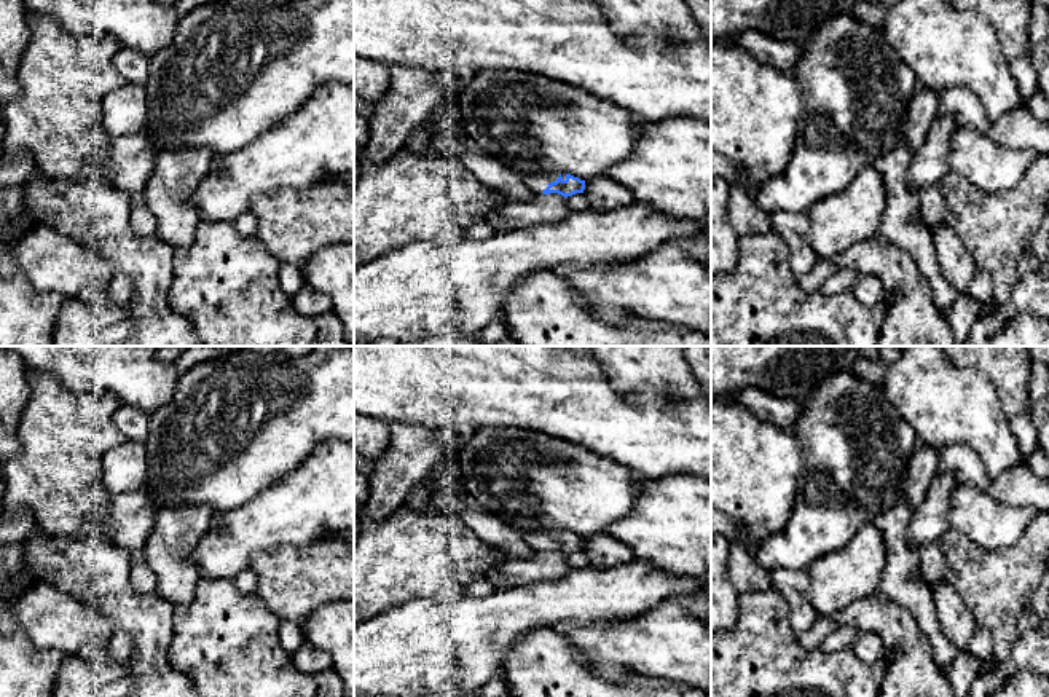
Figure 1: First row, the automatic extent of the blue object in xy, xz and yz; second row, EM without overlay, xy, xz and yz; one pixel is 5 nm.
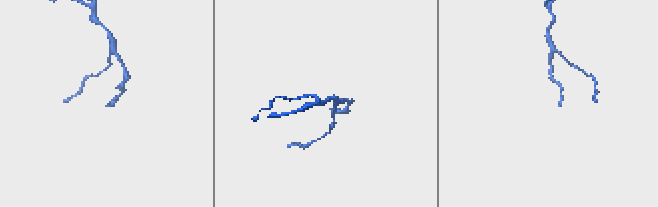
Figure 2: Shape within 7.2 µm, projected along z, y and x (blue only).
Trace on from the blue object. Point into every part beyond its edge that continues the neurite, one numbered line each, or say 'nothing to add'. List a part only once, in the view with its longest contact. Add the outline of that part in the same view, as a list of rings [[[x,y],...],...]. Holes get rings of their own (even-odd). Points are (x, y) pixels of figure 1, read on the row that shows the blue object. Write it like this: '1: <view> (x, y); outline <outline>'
1: xz (536, 182); outline [[[526,174],[523,180],[531,193],[539,195],[542,193],[552,182],[556,182],[560,174]]]

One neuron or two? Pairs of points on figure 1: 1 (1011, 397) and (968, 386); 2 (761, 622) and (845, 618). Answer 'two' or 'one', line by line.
1: two
2: two

